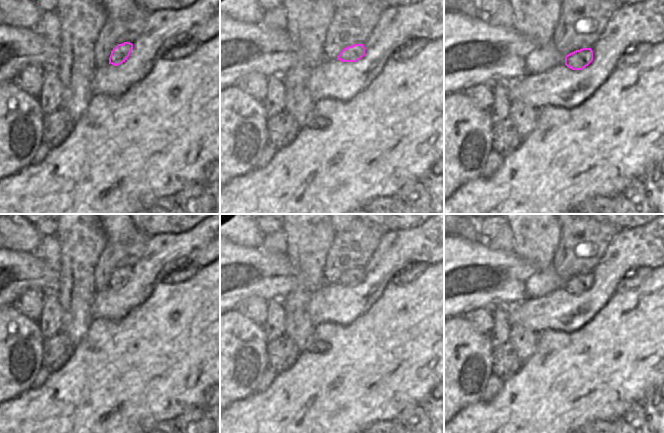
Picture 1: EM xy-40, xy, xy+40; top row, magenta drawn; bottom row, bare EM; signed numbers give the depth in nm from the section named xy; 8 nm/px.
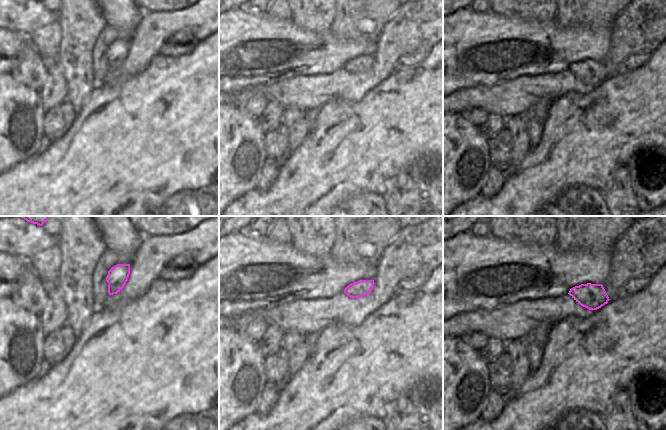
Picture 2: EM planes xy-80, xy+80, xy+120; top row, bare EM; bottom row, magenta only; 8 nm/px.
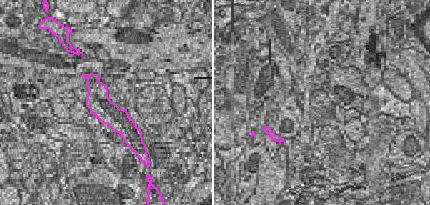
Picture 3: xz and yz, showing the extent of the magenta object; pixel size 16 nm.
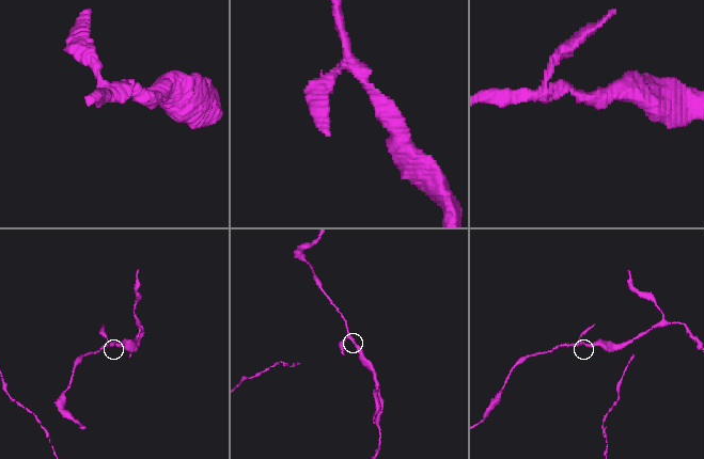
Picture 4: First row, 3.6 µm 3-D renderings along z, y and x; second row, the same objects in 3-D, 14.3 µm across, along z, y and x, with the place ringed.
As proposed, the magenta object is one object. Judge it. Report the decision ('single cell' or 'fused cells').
single cell

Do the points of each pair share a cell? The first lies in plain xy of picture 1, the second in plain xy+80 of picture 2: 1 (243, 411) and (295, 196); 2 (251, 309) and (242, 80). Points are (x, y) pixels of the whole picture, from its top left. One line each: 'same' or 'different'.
1: same
2: different

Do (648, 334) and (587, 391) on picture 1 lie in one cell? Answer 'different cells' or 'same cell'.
same cell

